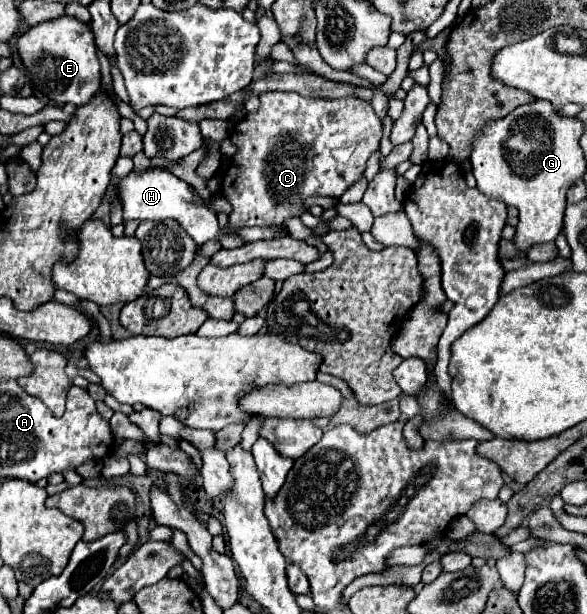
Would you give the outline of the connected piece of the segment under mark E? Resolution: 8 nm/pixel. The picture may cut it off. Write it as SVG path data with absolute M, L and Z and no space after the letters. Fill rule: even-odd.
M63 16L63 20L51 20L47 24L37 24L29 28L17 40L17 52L31 74L31 80L43 96L47 96L57 106L67 102L75 106L87 104L101 88L101 66L95 50L95 40L91 28L73 16Z

